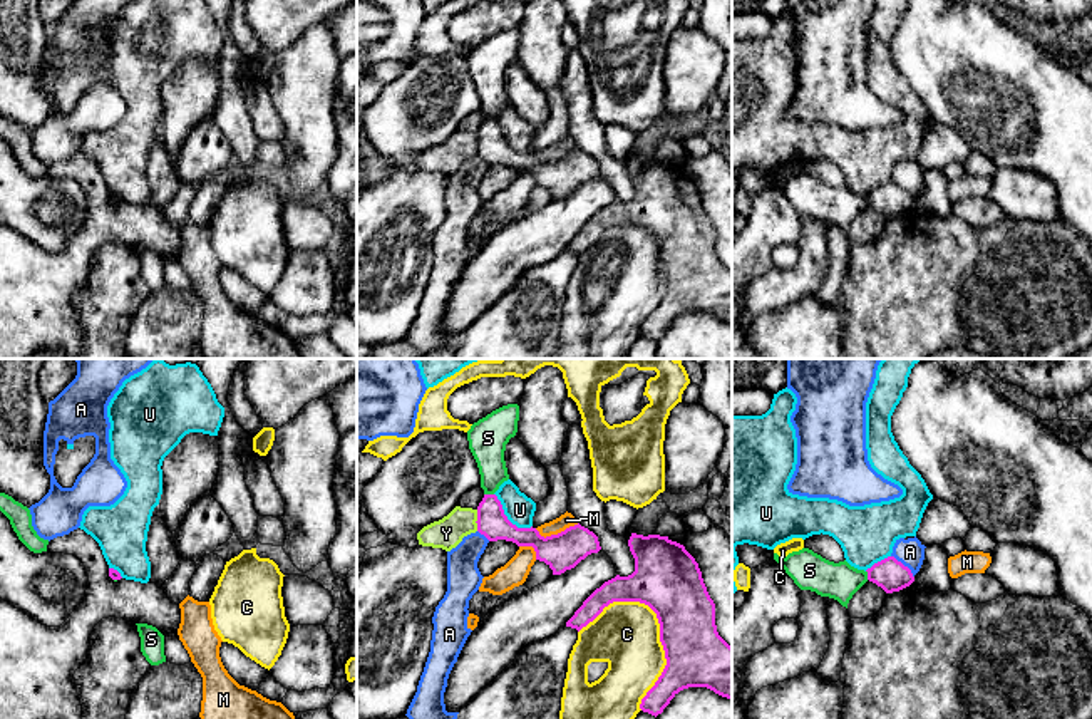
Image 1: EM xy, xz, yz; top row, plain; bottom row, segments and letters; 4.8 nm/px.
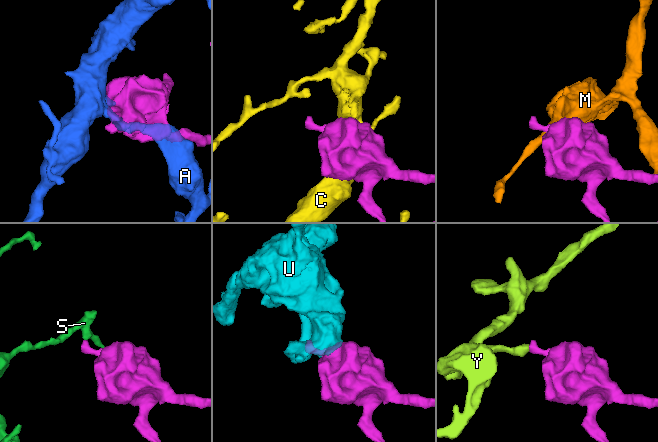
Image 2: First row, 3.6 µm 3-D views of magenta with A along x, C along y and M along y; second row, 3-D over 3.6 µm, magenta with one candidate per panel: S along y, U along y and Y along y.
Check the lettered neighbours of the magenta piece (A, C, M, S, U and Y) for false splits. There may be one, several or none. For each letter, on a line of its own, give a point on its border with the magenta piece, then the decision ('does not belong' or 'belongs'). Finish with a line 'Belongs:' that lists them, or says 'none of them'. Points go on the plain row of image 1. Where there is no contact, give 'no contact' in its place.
A: contact yz (903, 190); does not belong
C: contact xz (660, 265); does not belong
M: contact xz (558, 158); does not belong
S: contact xz (489, 119); does not belong
U: contact xz (506, 143); does not belong
Y: contact xz (478, 144); does not belong
Belongs: none of them

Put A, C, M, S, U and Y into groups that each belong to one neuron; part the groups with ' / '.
A / C / M / S / U / Y

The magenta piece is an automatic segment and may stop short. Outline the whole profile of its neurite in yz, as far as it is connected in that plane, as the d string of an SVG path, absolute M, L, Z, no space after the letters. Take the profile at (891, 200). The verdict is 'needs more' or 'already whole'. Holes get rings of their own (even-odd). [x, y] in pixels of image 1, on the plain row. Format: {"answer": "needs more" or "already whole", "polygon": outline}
{"answer": "already whole", "polygon": "M894 181L874 188L868 196L868 204L881 211L886 218L899 216L914 206L908 191Z"}

